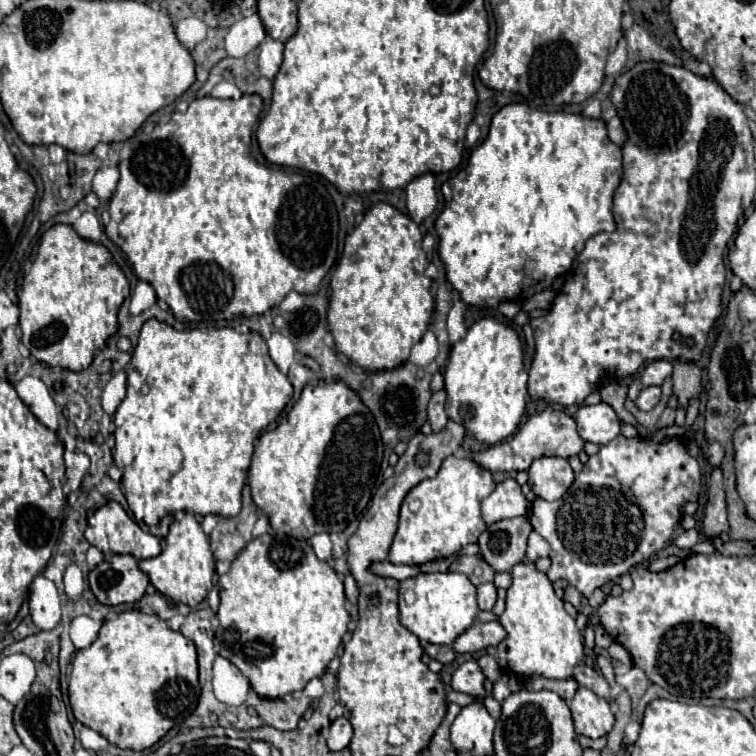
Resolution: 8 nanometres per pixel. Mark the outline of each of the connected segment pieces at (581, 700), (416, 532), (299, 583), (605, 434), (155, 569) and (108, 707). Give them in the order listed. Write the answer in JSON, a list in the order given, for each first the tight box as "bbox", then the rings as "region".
[{"bbox":[569,687,615,739],"region":[[[579,687],[569,707],[573,713],[575,731],[579,735],[597,739],[613,729],[615,717],[611,713],[609,703],[603,697],[597,697],[591,689]]]},{"bbox":[389,455,495,565],"region":[[[449,455],[433,479],[421,481],[405,497],[389,561],[397,565],[423,565],[427,561],[455,557],[465,545],[477,543],[479,535],[487,529],[479,505],[493,489],[495,481],[489,471],[465,455]]]},{"bbox":[215,537,349,699],"region":[[[265,537],[265,539],[253,539],[231,563],[231,569],[221,575],[219,579],[219,587],[221,587],[221,605],[217,611],[217,619],[219,619],[219,633],[217,633],[217,647],[215,651],[225,657],[227,661],[231,661],[251,683],[251,689],[259,695],[259,697],[267,697],[267,699],[277,699],[277,697],[285,697],[293,691],[303,689],[313,677],[321,677],[327,669],[327,663],[335,657],[337,647],[341,645],[343,635],[347,633],[347,623],[349,623],[349,613],[345,609],[345,593],[343,593],[343,583],[337,577],[337,573],[329,567],[327,561],[319,561],[317,555],[313,553],[311,545],[305,539],[295,539],[295,537]]]},{"bbox":[575,403,621,445],"region":[[[607,403],[581,405],[575,411],[575,421],[581,439],[597,445],[613,441],[613,437],[617,437],[621,431],[619,417]]]},{"bbox":[139,513,215,607],"region":[[[185,513],[181,521],[173,521],[165,537],[165,549],[153,559],[139,561],[139,567],[143,573],[149,575],[155,589],[169,597],[173,603],[185,603],[189,607],[195,607],[213,587],[215,557],[209,547],[209,537],[203,533],[193,513]]]},{"bbox":[69,611,199,751],"region":[[[125,611],[117,619],[103,623],[99,637],[87,647],[79,649],[73,657],[73,671],[69,679],[69,703],[73,715],[83,725],[101,733],[109,743],[143,751],[155,745],[167,731],[185,721],[199,701],[197,681],[197,651],[191,639],[173,631],[157,615],[145,615],[141,611]]]}]

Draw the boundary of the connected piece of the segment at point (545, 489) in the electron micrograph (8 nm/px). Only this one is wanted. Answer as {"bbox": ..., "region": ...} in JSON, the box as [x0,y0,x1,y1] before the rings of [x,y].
{"bbox":[529,457,573,501],"region":[[[541,457],[529,467],[531,491],[545,501],[561,499],[573,479],[573,469],[561,457]]]}

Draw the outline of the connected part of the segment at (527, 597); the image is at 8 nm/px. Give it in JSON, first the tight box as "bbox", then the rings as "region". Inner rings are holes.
{"bbox":[495,563,583,679],"region":[[[517,563],[511,569],[513,583],[507,589],[507,607],[499,617],[499,623],[507,631],[507,639],[499,643],[495,661],[507,671],[519,677],[547,677],[569,679],[573,667],[583,661],[583,637],[575,625],[575,619],[563,607],[563,601],[555,597],[553,583],[545,573],[537,571],[535,563]]]}

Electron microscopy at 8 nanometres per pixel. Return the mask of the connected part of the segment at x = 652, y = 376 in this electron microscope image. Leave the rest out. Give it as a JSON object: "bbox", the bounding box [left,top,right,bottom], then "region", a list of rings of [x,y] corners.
{"bbox":[641,359,673,387],"region":[[[665,359],[651,361],[643,369],[643,373],[641,373],[641,383],[645,387],[649,387],[649,385],[661,385],[671,375],[671,371],[673,371],[673,365],[669,361],[665,361]]]}

